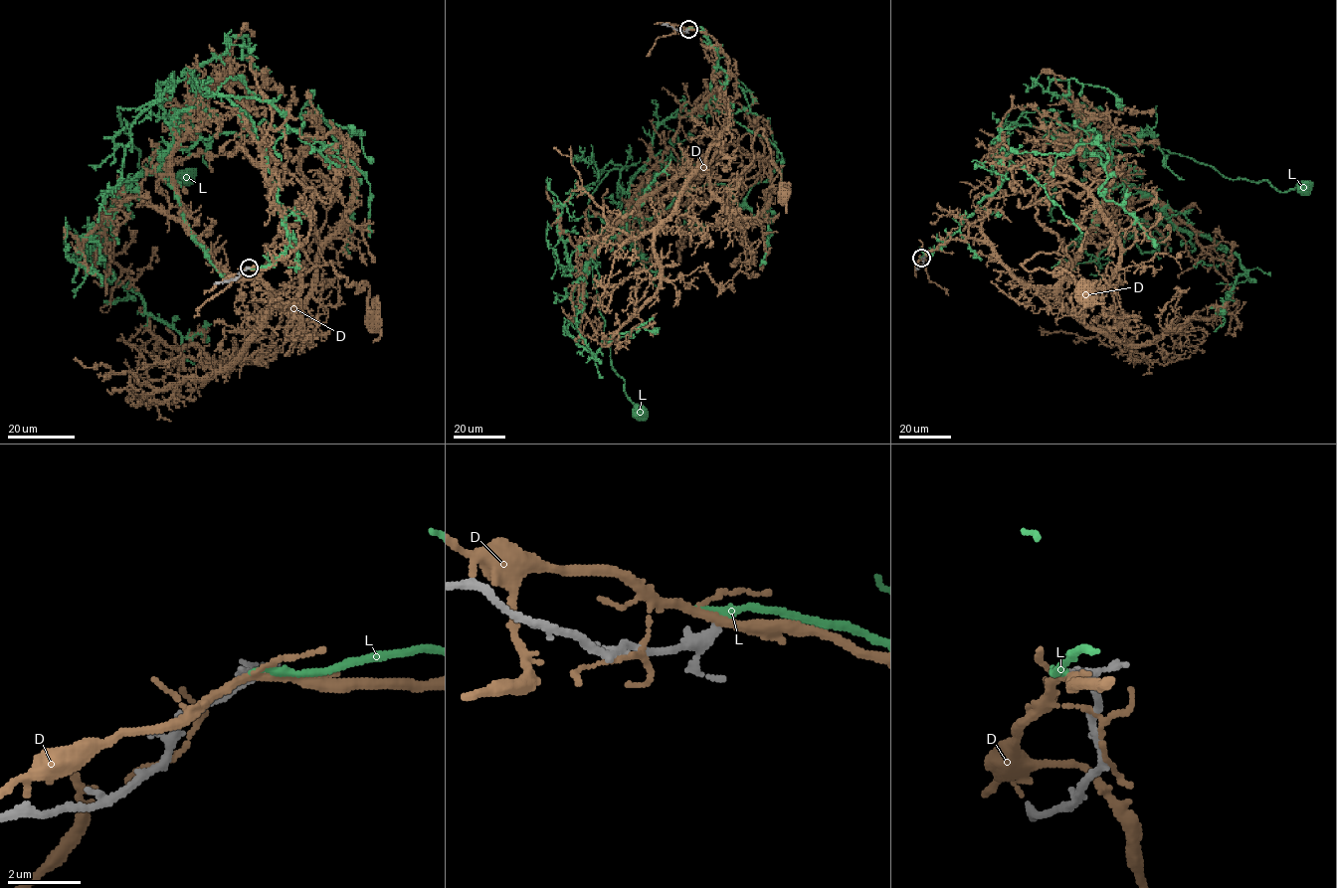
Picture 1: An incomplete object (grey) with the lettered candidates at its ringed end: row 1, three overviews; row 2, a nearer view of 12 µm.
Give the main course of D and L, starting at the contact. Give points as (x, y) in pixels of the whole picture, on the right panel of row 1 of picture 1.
D: (921, 258), (974, 238), (1022, 281), (1056, 285), (1072, 266), (1055, 253), (1021, 264), (1067, 271), (1086, 297)
L: (921, 258), (998, 188), (1012, 124), (1084, 144), (1066, 124), (1302, 189)

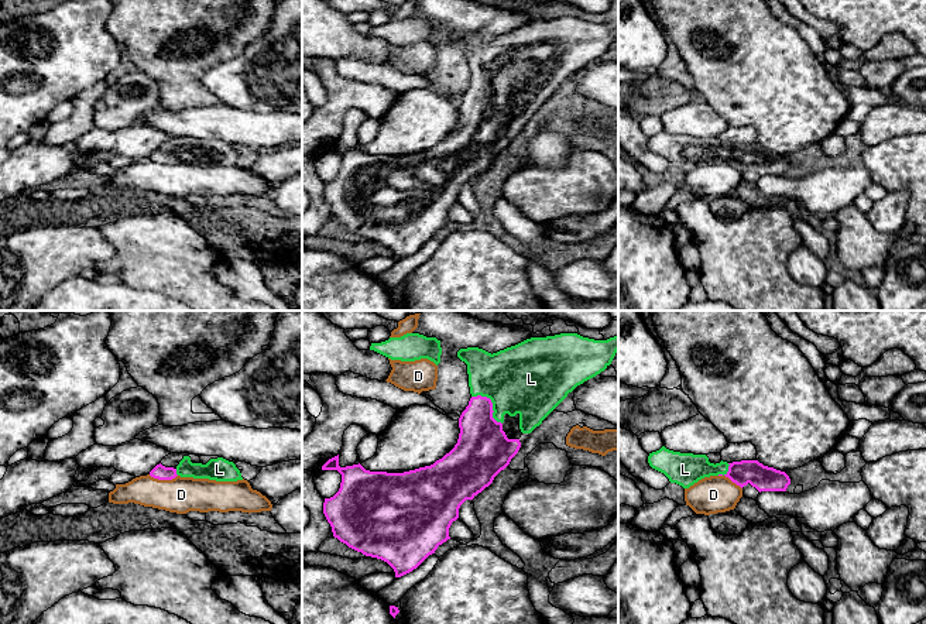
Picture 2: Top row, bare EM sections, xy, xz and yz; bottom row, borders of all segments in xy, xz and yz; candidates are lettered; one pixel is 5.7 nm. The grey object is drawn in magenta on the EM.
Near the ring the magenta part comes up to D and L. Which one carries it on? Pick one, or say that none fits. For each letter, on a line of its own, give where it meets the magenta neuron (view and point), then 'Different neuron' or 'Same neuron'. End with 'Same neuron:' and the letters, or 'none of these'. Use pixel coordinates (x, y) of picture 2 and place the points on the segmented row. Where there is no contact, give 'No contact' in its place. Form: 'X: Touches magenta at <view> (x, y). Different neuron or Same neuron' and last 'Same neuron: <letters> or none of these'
D: Touches magenta at xy (163, 479). Different neuron
L: Touches magenta at xz (491, 404). Same neuron
Same neuron: L

